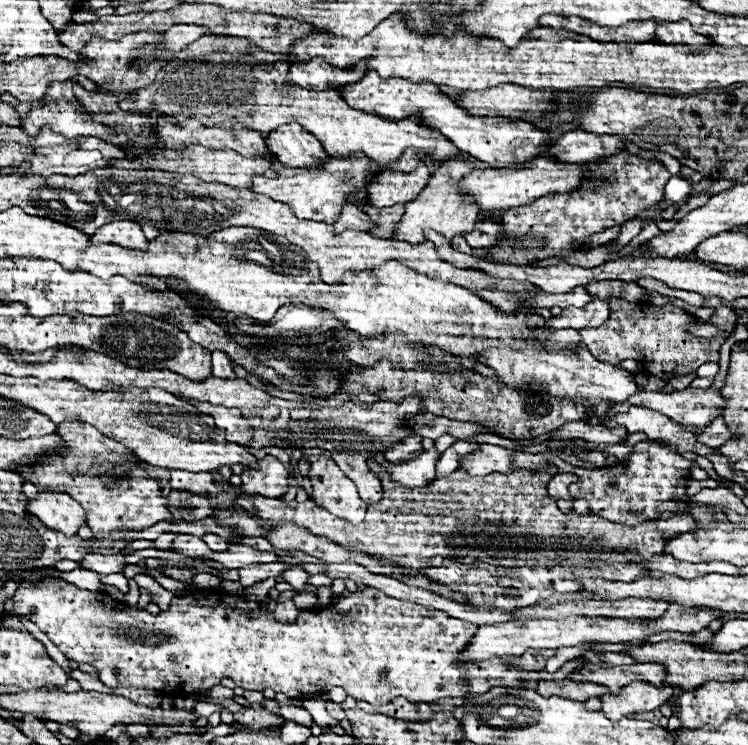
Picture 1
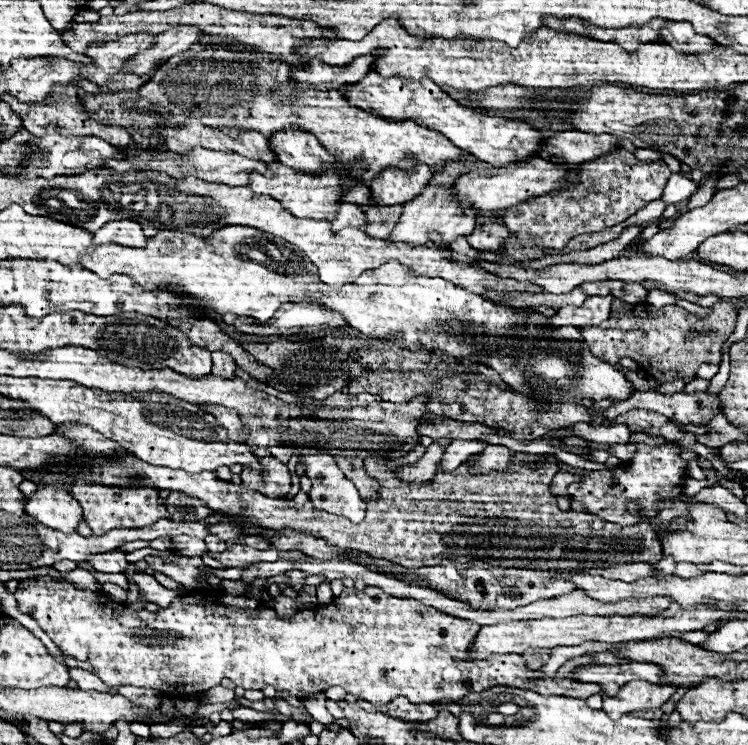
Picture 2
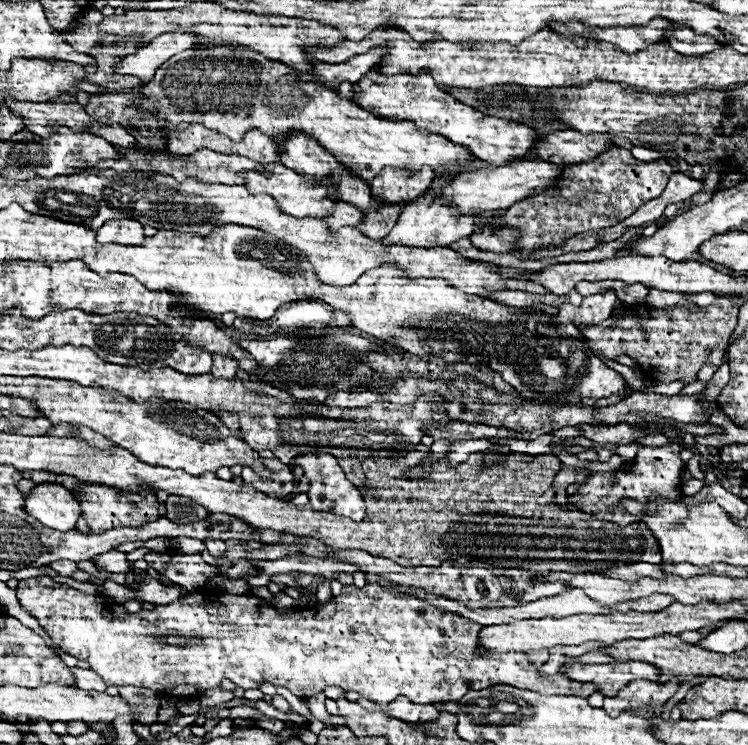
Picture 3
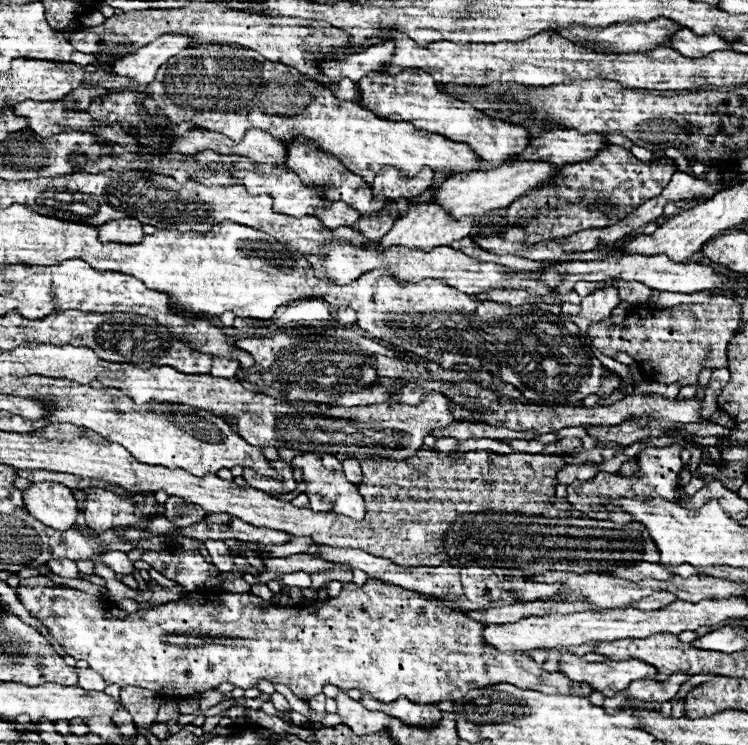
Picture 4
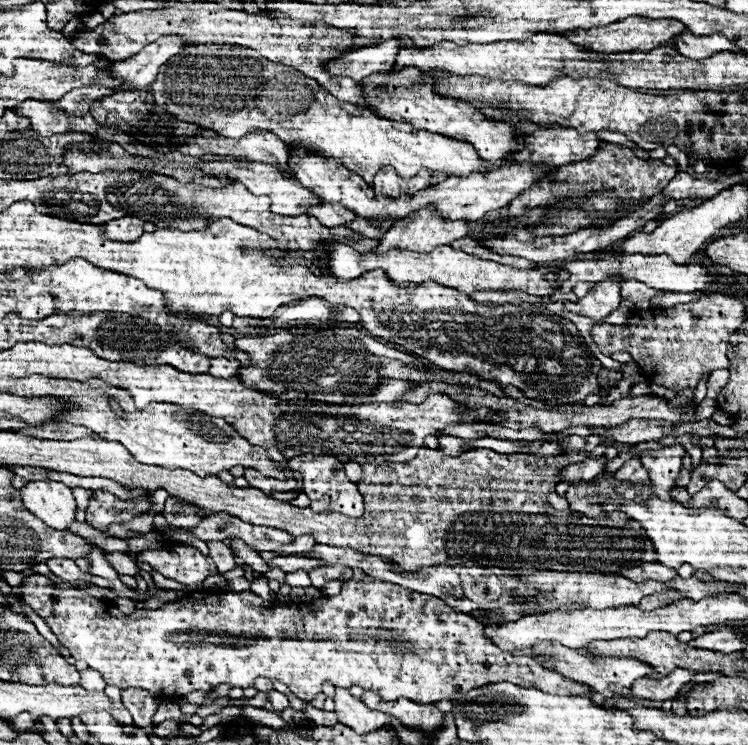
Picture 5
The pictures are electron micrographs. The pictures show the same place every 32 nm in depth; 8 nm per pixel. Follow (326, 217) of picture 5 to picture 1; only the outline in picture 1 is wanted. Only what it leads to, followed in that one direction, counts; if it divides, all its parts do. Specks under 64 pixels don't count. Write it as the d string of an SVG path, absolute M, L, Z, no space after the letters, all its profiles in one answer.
M348 204L344 206L342 214L340 214L340 220L334 224L334 230L336 234L344 232L344 230L358 230L358 232L368 232L374 228L374 222L370 220L368 214L360 212L356 208L356 204Z

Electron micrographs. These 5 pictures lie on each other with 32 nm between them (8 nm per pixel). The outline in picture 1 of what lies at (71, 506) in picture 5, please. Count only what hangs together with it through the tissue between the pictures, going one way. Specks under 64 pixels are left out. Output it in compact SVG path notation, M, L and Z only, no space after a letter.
M40 492L36 500L32 500L28 504L28 510L44 524L48 526L50 530L56 530L56 532L62 532L64 536L76 536L78 534L78 528L82 524L86 524L86 512L84 508L72 500L68 494L62 494L62 492Z

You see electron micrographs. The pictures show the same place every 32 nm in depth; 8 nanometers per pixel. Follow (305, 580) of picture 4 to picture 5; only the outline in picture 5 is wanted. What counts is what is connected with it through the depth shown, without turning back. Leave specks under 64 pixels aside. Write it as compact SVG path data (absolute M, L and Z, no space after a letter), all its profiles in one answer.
M298 570L294 573L288 573L286 575L286 582L291 587L293 586L300 586L303 588L311 586L311 580L308 573L304 572L303 570Z

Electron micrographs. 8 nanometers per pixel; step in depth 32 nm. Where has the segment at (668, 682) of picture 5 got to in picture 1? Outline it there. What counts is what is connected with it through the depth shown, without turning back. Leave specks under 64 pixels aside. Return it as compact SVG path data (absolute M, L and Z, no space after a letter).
M628 684L620 694L606 694L600 698L604 712L612 722L626 718L628 714L642 714L660 708L670 696L674 696L674 688L652 688L652 684Z

